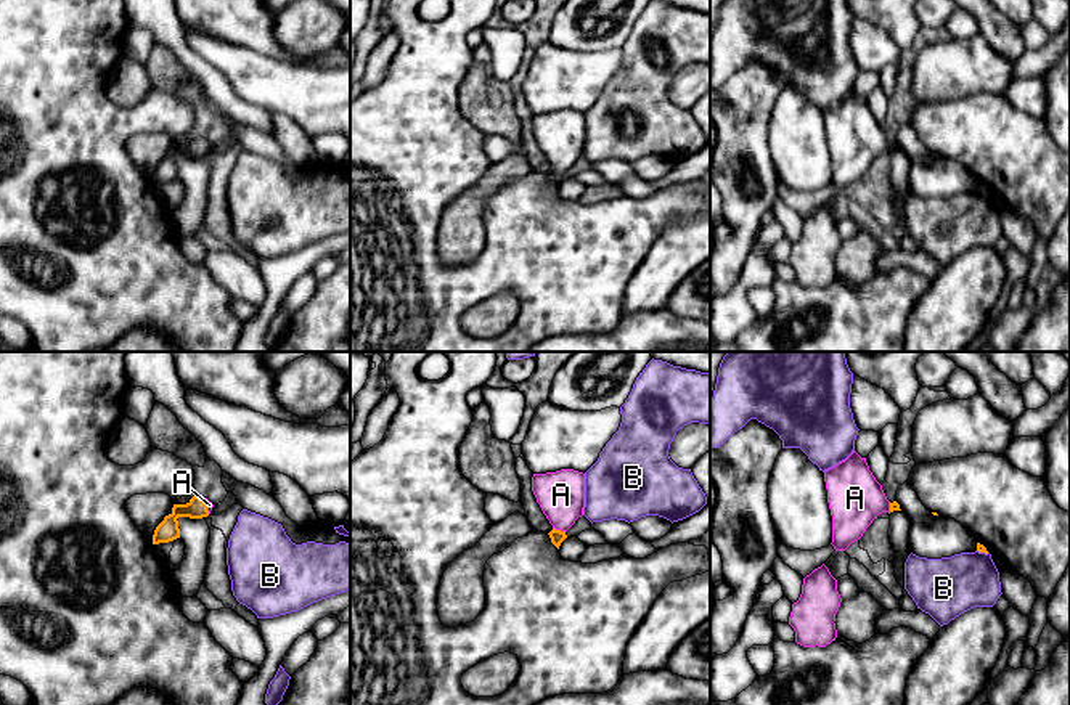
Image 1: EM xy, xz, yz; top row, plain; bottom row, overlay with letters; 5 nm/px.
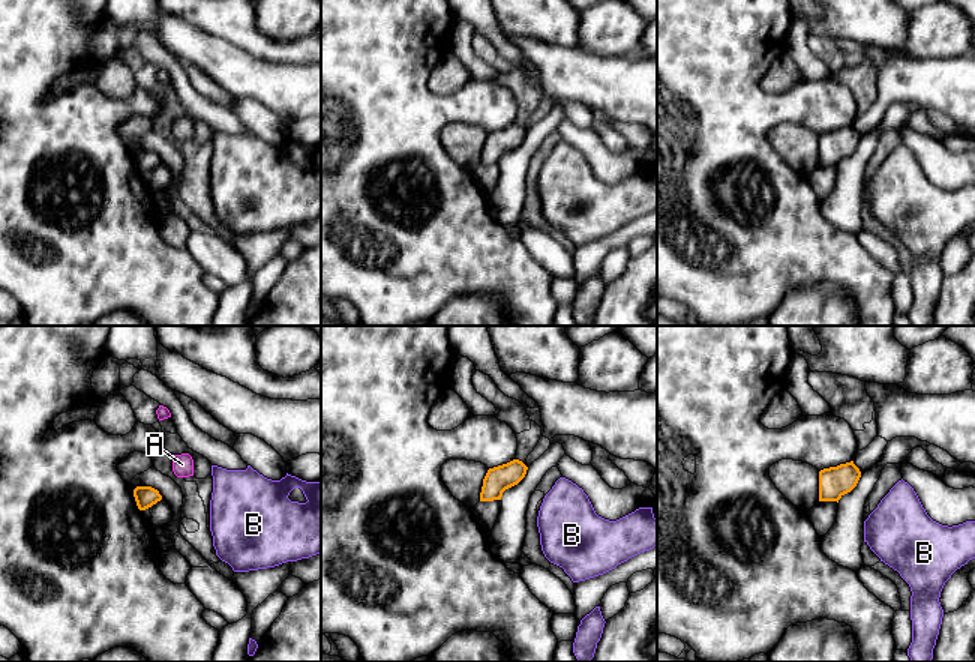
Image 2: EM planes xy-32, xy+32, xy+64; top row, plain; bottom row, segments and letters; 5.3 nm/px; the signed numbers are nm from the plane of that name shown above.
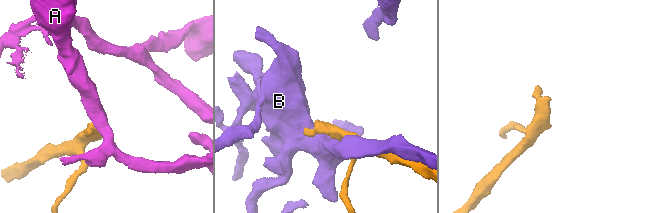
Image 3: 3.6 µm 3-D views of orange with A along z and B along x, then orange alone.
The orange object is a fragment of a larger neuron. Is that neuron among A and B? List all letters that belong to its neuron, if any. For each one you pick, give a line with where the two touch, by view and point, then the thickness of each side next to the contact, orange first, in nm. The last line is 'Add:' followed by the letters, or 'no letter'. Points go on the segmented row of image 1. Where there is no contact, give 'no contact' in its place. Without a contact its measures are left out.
A: meets orange in xz at (559, 530); 70 nm thick on the orange side, 240 nm on the other
Add: A

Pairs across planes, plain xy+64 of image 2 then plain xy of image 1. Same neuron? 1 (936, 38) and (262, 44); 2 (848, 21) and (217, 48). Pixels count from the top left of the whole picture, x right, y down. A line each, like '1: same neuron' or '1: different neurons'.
1: different neurons
2: different neurons

